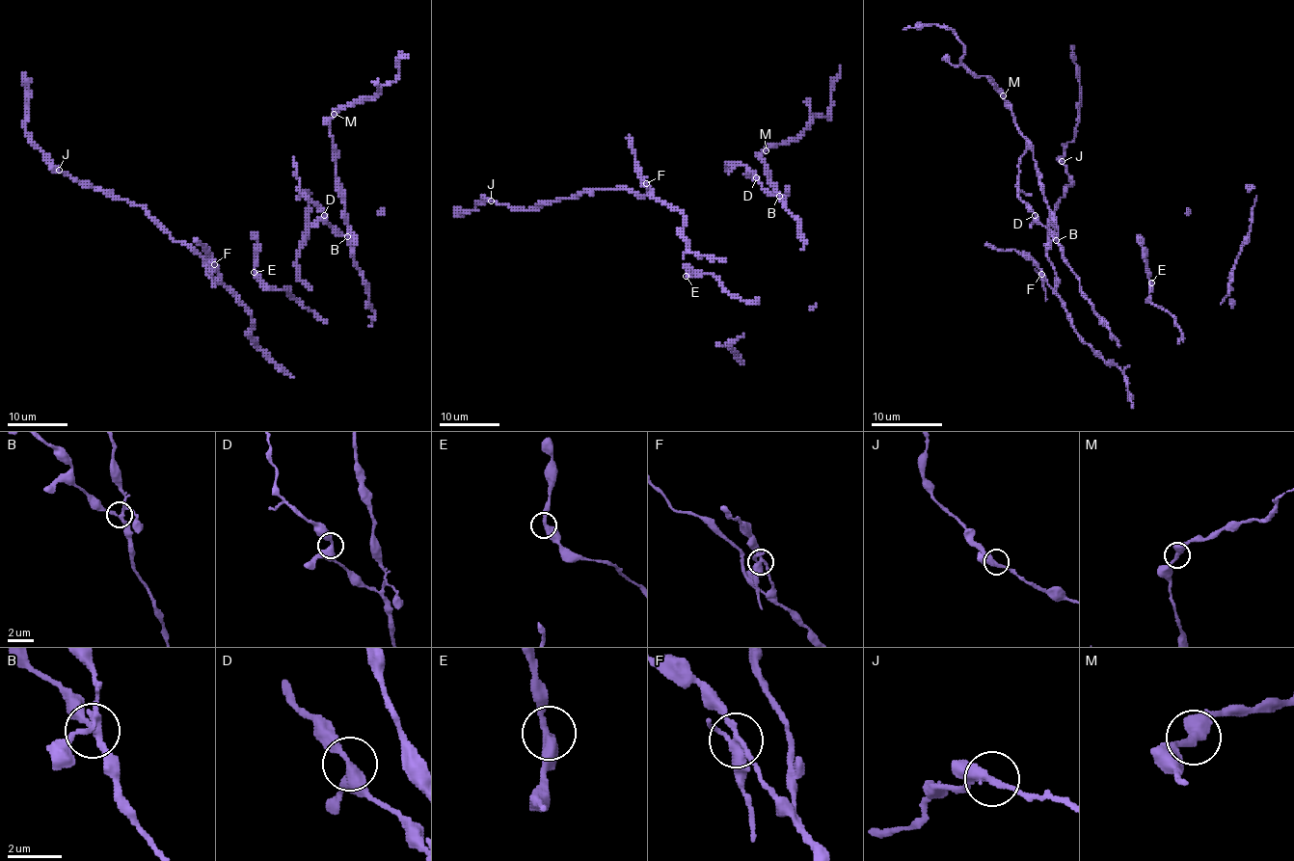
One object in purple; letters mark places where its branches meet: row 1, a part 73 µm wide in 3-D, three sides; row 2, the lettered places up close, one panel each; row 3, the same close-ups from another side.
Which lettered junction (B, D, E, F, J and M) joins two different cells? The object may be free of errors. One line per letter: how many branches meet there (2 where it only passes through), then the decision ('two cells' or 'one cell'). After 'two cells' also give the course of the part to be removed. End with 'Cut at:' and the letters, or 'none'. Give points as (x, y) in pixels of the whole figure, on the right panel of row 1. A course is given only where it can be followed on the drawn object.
B: 4 branches meet; one cell
D: 3 branches meet; one cell
E: 2 branches meet; one cell
F: 4 branches meet; two cells; foreign part runs (1042, 274), (1045, 301)
J: 3 branches meet; one cell
M: 2 branches meet; one cell
Cut at: F

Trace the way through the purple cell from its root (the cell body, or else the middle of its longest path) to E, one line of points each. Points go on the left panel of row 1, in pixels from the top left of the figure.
E: (291, 295), (269, 287), (254, 272)

